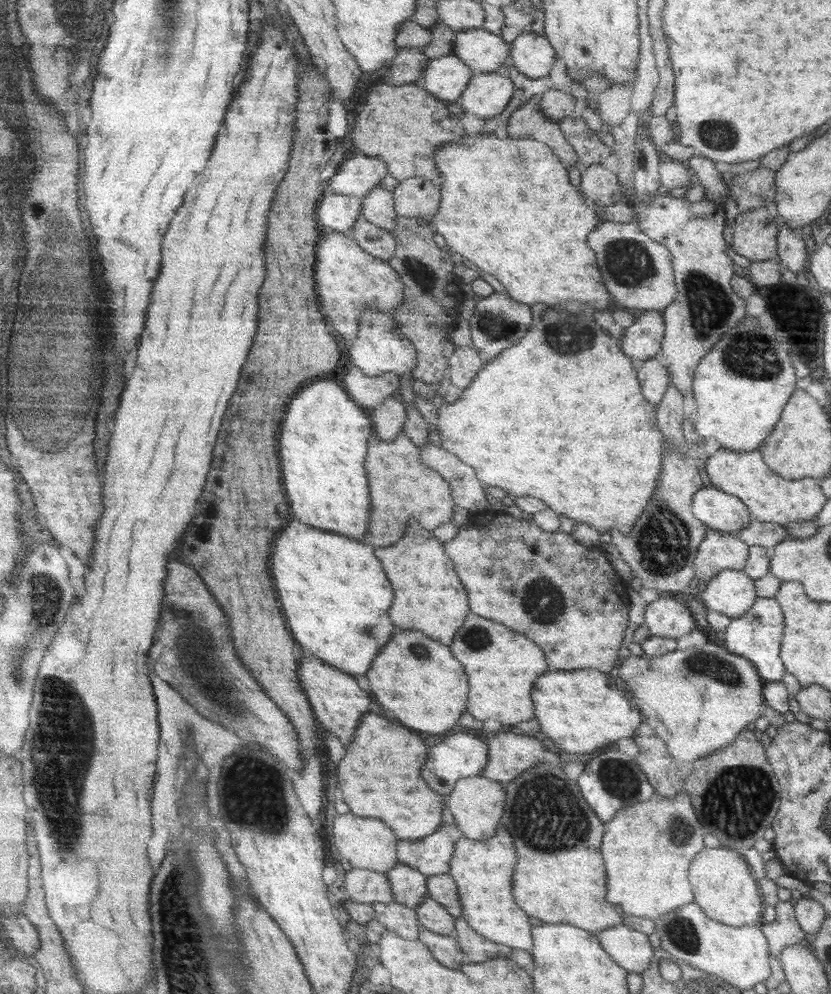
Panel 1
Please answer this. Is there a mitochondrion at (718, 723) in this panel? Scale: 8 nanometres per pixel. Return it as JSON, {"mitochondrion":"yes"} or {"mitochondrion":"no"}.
{"mitochondrion":"no"}

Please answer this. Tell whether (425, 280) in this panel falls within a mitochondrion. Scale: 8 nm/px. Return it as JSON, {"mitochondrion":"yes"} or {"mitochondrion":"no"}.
{"mitochondrion":"yes"}

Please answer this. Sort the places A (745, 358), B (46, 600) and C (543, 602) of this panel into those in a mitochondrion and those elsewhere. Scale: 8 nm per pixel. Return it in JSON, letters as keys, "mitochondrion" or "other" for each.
{"A":"mitochondrion","B":"mitochondrion","C":"mitochondrion"}

